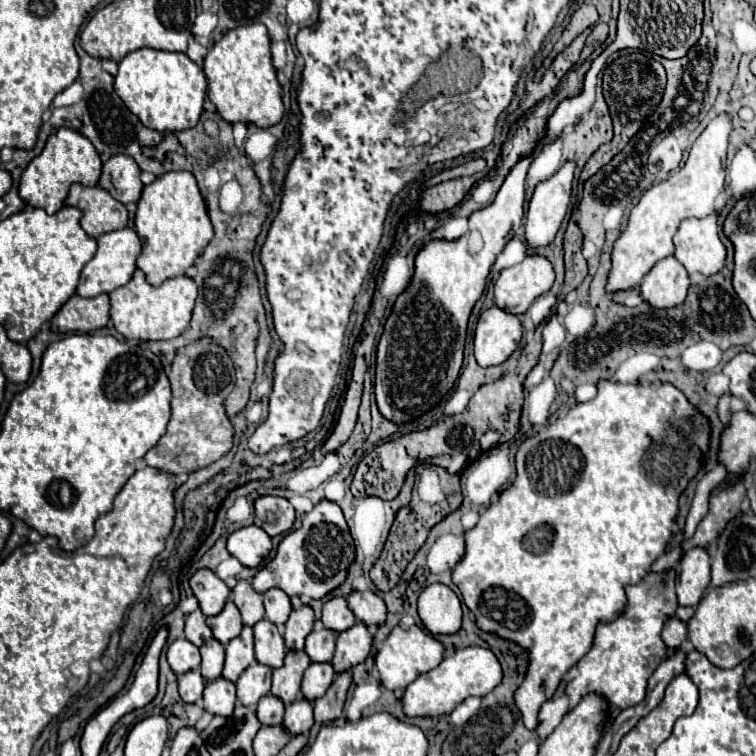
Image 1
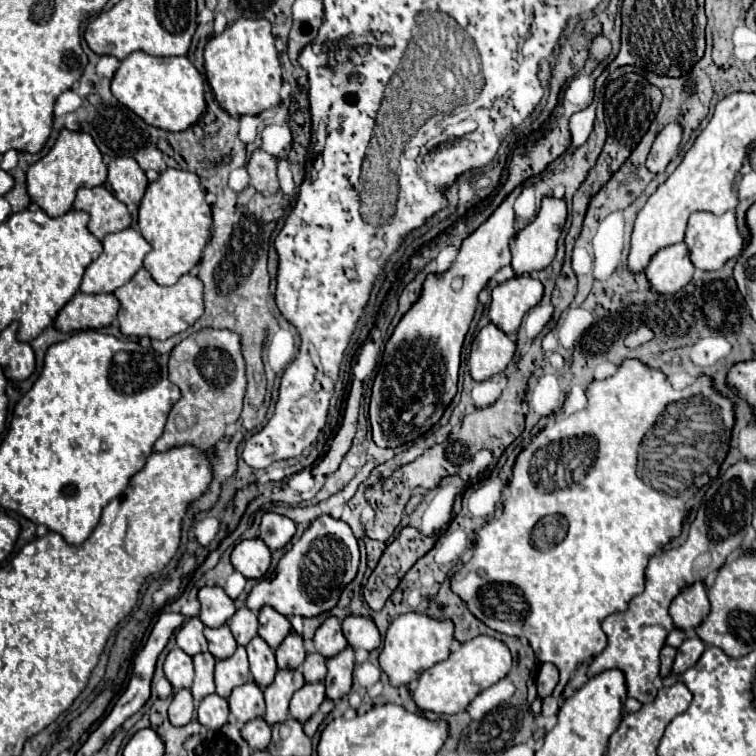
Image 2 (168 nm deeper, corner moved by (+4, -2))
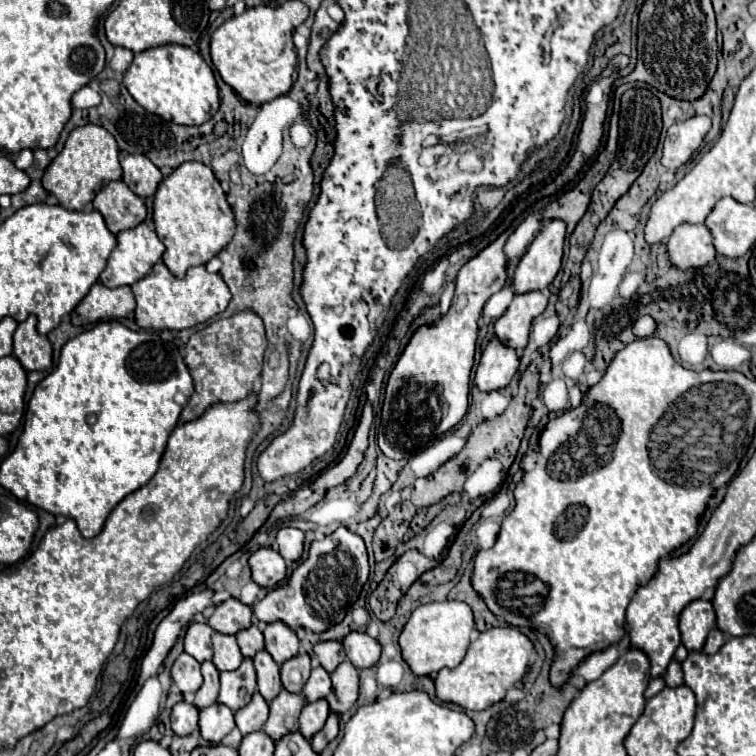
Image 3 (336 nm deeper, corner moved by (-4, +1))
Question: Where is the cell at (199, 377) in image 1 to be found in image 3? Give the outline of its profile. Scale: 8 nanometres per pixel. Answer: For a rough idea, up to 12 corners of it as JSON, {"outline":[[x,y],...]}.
{"outline":[[255,312],[195,332],[179,424],[253,390],[267,348]]}

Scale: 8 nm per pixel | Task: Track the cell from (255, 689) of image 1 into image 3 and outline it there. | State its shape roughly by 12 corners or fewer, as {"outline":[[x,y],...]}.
{"outline":[[255,692],[245,708],[235,712],[241,734],[263,730],[269,704]]}

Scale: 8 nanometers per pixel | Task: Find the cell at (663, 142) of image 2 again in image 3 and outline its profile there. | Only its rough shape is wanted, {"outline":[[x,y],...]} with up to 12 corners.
{"outline":[[709,116],[673,124],[665,136],[661,164],[677,170],[699,150]]}

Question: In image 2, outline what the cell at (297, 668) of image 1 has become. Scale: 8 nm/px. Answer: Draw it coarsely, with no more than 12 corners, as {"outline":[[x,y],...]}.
{"outline":[[299,669],[277,671],[263,689],[265,721],[283,723],[289,701],[305,683]]}

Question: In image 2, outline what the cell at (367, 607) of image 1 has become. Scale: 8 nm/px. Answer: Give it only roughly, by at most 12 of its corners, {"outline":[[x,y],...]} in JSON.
{"outline":[[347,615],[343,635],[355,649],[377,649],[379,629],[371,617]]}

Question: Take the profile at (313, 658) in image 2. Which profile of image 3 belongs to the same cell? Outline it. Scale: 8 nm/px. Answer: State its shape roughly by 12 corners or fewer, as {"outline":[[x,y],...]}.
{"outline":[[313,668],[303,686],[305,702],[317,702],[331,692],[331,678]]}

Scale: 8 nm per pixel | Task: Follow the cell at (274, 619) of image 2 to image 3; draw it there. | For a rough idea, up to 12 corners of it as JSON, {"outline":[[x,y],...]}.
{"outline":[[283,622],[265,626],[265,650],[277,664],[299,654]]}

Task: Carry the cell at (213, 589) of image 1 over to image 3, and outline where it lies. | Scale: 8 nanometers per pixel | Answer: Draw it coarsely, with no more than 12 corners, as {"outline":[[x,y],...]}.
{"outline":[[235,598],[221,602],[209,626],[237,634],[253,624],[249,606]]}

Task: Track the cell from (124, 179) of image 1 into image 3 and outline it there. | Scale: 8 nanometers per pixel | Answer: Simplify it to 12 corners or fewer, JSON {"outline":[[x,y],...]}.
{"outline":[[141,154],[121,160],[123,182],[141,198],[155,194],[159,168]]}

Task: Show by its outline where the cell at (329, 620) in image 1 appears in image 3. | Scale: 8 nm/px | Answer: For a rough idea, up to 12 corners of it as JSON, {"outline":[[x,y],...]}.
{"outline":[[337,640],[313,648],[321,666],[331,674],[345,660]]}

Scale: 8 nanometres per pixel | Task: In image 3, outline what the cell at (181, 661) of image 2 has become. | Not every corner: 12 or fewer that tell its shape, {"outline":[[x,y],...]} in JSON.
{"outline":[[185,652],[171,678],[183,694],[203,684],[199,662]]}

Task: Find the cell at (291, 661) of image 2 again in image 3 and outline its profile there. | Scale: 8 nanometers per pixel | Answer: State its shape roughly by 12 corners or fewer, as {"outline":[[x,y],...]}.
{"outline":[[307,654],[281,664],[287,692],[301,694],[311,666]]}

